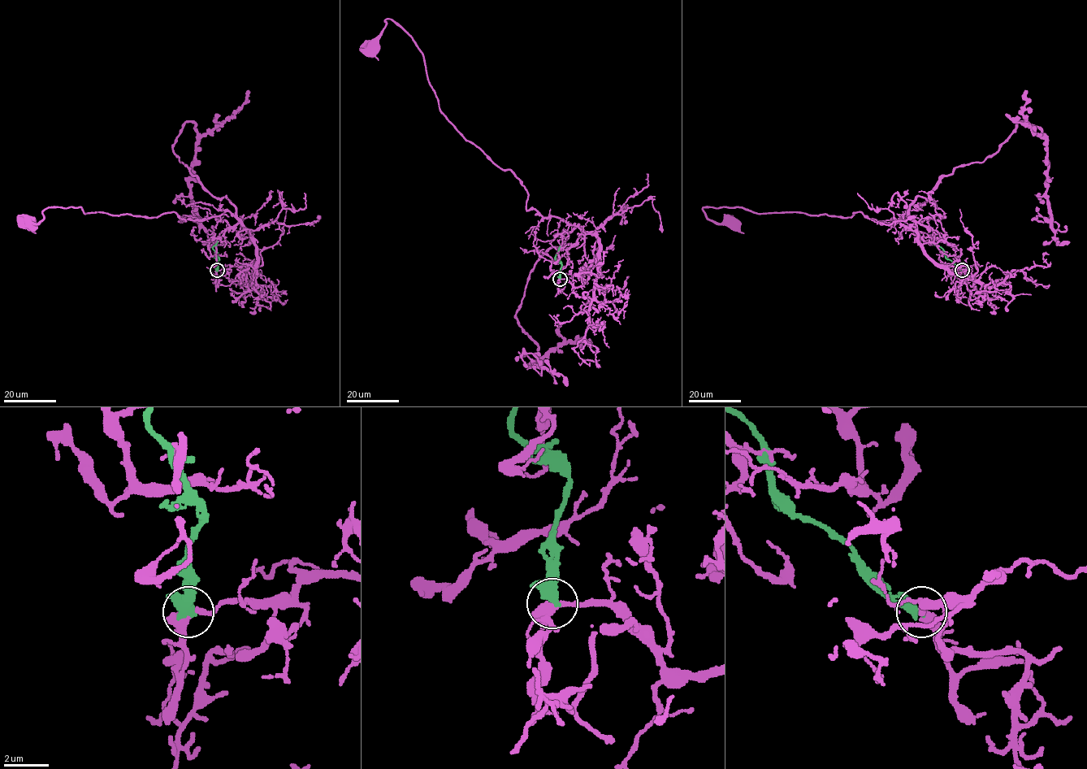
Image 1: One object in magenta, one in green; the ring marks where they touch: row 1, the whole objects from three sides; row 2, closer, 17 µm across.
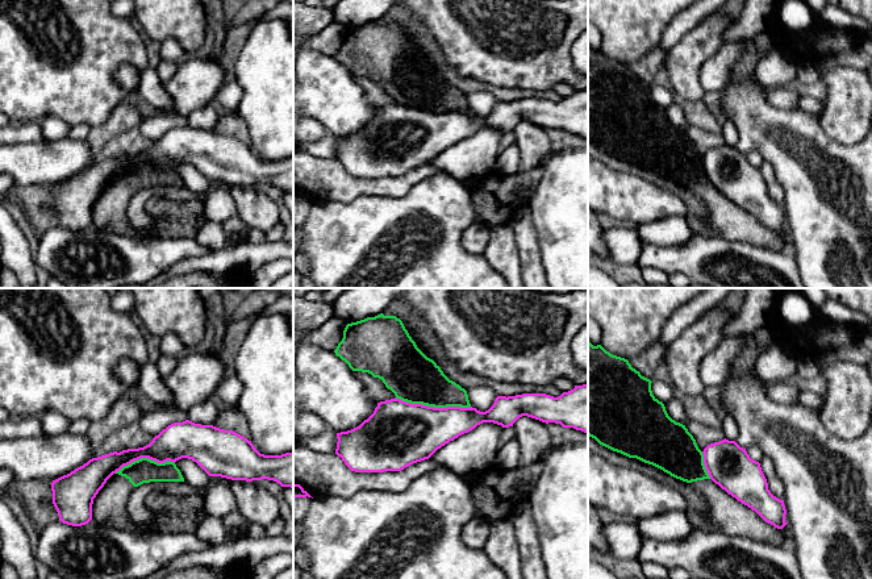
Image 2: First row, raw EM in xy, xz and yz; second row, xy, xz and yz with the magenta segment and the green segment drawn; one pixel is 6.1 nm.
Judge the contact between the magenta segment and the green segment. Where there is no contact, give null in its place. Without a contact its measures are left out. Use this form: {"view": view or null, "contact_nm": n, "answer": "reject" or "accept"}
{"view": "xz", "contact_nm": 460, "answer": "reject"}

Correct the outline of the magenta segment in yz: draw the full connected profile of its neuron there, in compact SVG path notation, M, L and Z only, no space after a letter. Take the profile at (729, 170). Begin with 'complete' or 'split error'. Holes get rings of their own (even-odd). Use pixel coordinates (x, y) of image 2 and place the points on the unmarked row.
complete | M725 143L708 150L702 159L715 189L775 233L783 234L788 229L784 205L771 199L760 168L751 164L746 154Z

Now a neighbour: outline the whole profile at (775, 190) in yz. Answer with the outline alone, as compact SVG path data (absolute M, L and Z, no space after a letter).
M764 161L759 168L767 184L771 199L777 204L784 205L784 188L775 176L773 166Z

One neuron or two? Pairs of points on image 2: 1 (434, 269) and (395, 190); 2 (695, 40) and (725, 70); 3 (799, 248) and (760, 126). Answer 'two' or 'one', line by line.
1: two
2: two
3: one

